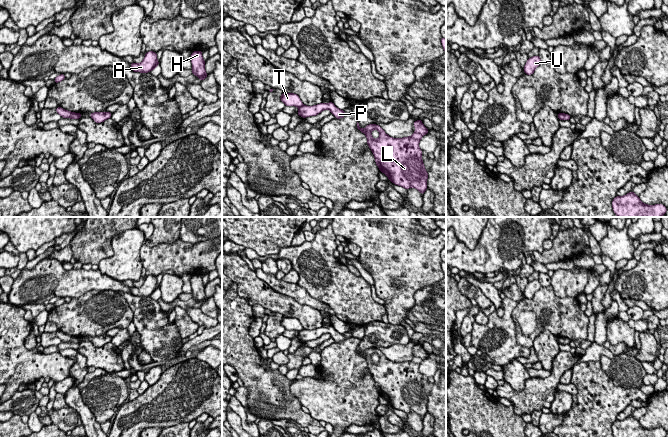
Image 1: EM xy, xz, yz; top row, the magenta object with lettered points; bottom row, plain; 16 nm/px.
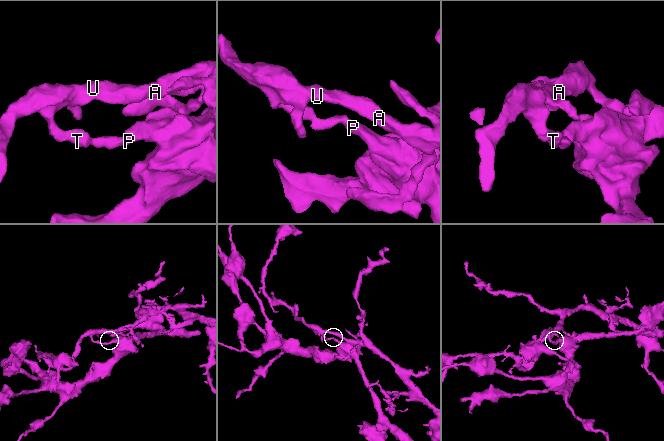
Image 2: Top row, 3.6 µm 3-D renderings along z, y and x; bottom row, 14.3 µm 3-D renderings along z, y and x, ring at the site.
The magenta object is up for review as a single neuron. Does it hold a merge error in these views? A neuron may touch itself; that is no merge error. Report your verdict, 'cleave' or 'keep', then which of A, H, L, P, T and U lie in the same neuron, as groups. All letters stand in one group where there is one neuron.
cleave | A H T U / L P

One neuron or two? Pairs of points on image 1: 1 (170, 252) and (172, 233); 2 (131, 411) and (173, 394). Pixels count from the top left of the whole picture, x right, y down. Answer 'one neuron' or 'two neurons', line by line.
1: two neurons
2: one neuron

